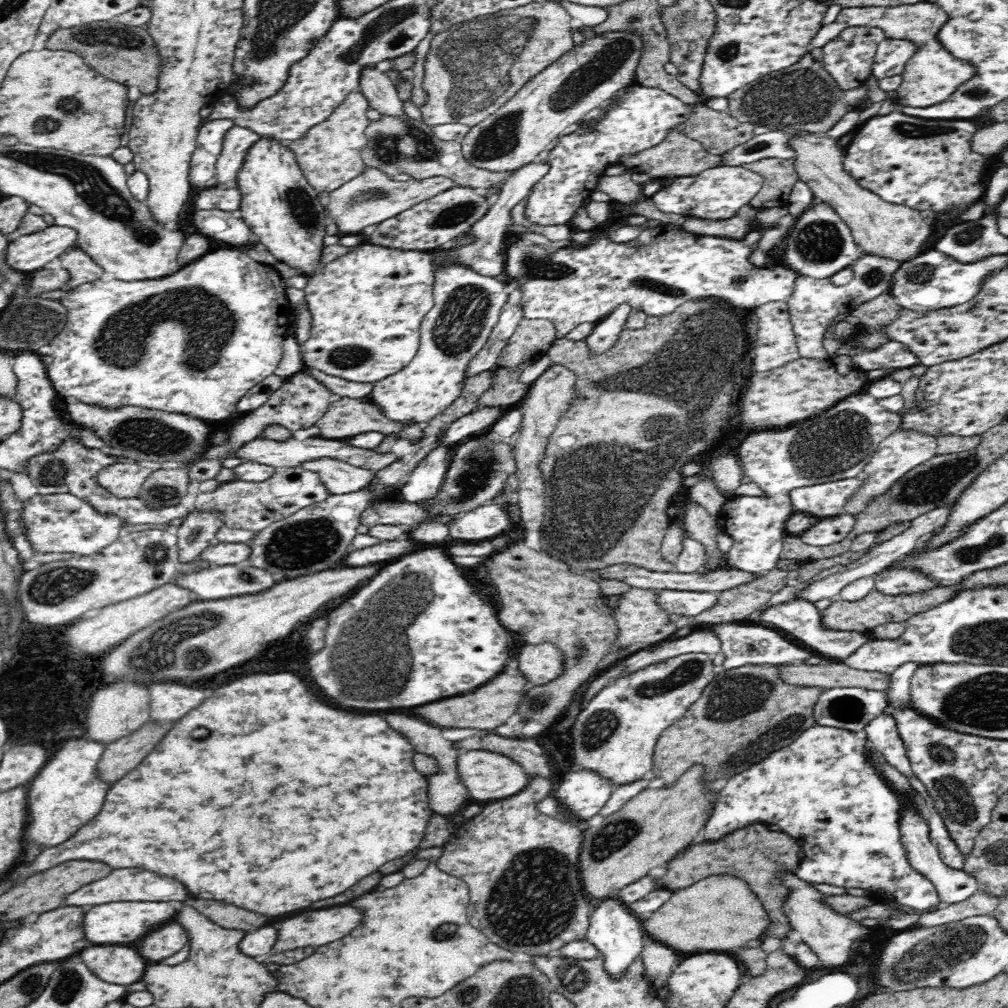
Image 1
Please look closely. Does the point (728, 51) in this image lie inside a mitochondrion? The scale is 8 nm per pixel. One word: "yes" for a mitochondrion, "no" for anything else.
yes

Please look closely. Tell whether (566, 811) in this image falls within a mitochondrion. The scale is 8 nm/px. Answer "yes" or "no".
no

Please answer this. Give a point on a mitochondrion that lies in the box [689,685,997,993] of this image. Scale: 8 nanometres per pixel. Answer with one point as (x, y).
(957, 944)

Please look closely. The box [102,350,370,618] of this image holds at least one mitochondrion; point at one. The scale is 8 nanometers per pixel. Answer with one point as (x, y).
(298, 545)

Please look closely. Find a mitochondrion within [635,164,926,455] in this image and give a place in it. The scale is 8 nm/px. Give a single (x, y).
(819, 242)

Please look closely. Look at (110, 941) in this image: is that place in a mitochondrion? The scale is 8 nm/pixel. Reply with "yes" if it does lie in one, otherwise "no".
no

